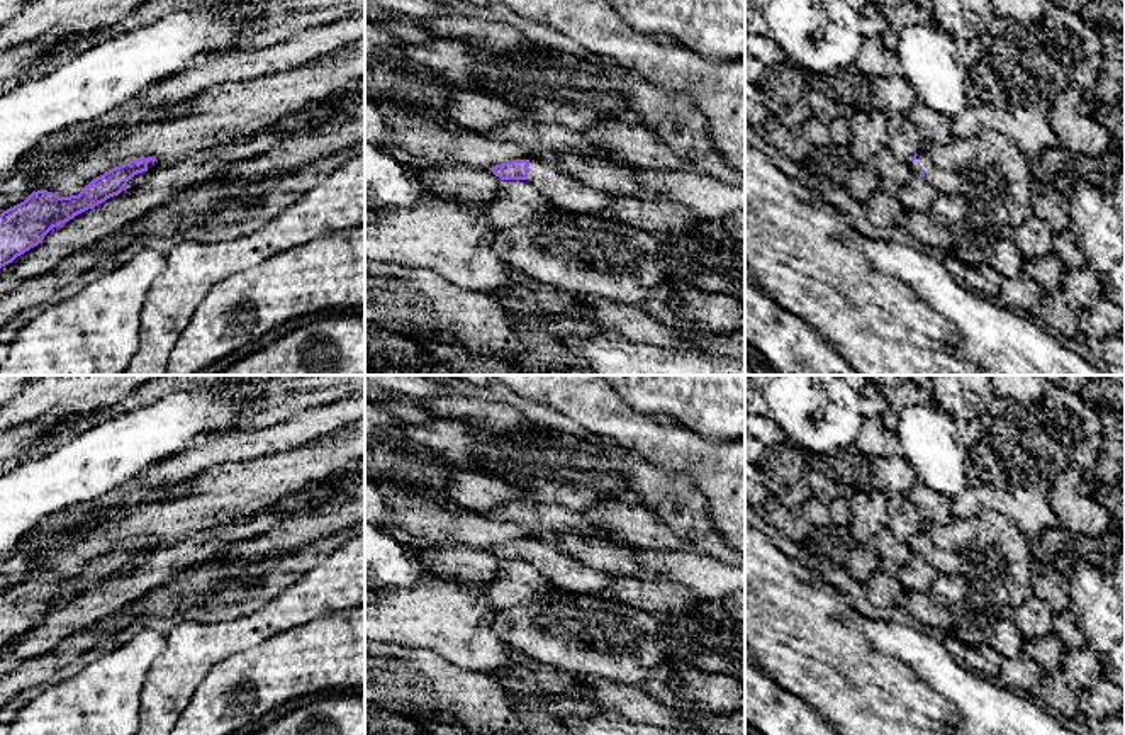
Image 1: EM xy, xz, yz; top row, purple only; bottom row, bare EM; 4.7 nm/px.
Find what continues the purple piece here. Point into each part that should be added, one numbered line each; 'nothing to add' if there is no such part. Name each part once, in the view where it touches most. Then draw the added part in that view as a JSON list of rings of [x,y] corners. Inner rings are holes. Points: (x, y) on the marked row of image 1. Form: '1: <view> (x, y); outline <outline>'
1: xz (565, 192); outline [[[529,160],[528,182],[535,185],[555,209],[574,214],[597,214],[616,197],[614,194],[582,183],[540,160]]]

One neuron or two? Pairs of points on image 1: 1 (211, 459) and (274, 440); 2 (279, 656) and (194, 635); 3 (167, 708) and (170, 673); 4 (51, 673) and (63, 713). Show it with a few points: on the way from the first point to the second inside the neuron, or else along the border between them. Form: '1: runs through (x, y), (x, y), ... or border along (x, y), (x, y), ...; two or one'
1: runs through (226, 448), (258, 443); one
2: border along (284, 632), (233, 652), (212, 667); two
3: runs through (167, 700), (170, 681); one
4: border along (65, 674), (50, 684); two

